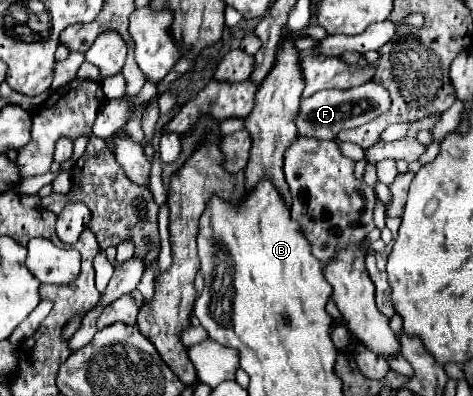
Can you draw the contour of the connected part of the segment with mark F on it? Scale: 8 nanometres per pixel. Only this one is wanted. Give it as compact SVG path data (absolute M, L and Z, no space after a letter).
M366 82L366 84L350 88L350 90L320 90L314 96L302 100L296 126L298 126L298 134L334 140L340 130L358 128L358 126L382 116L384 112L388 112L388 108L390 108L390 94L378 82Z

